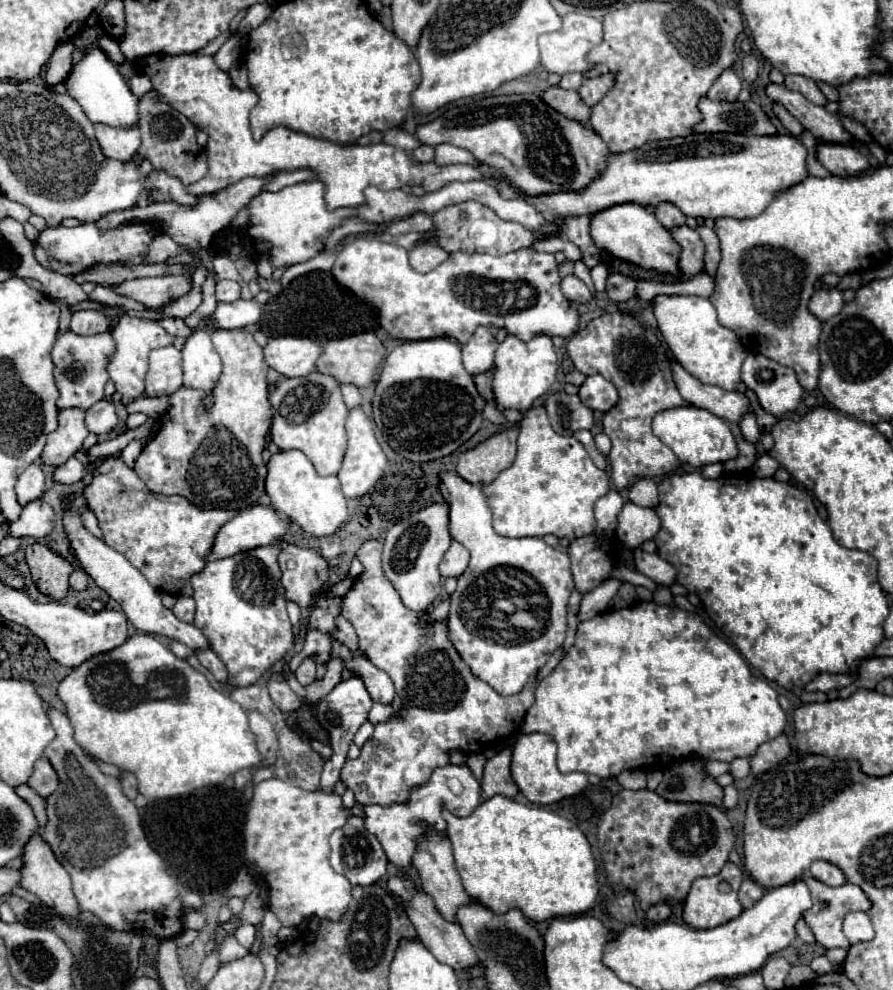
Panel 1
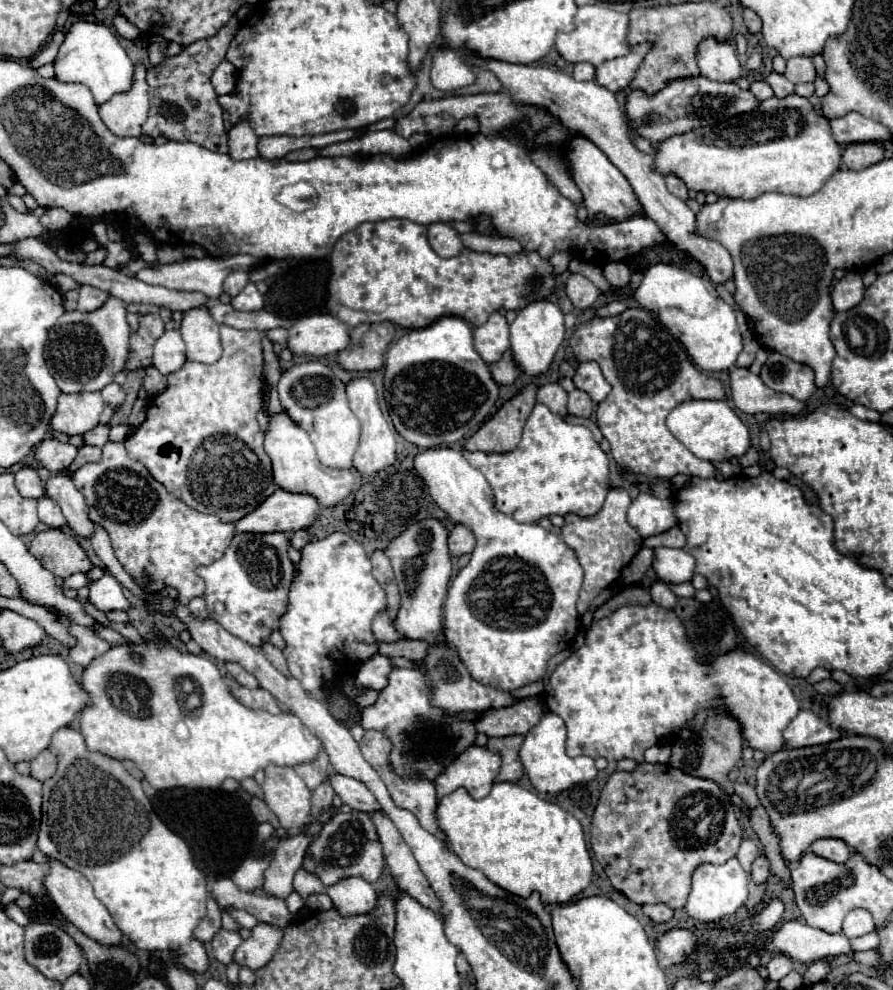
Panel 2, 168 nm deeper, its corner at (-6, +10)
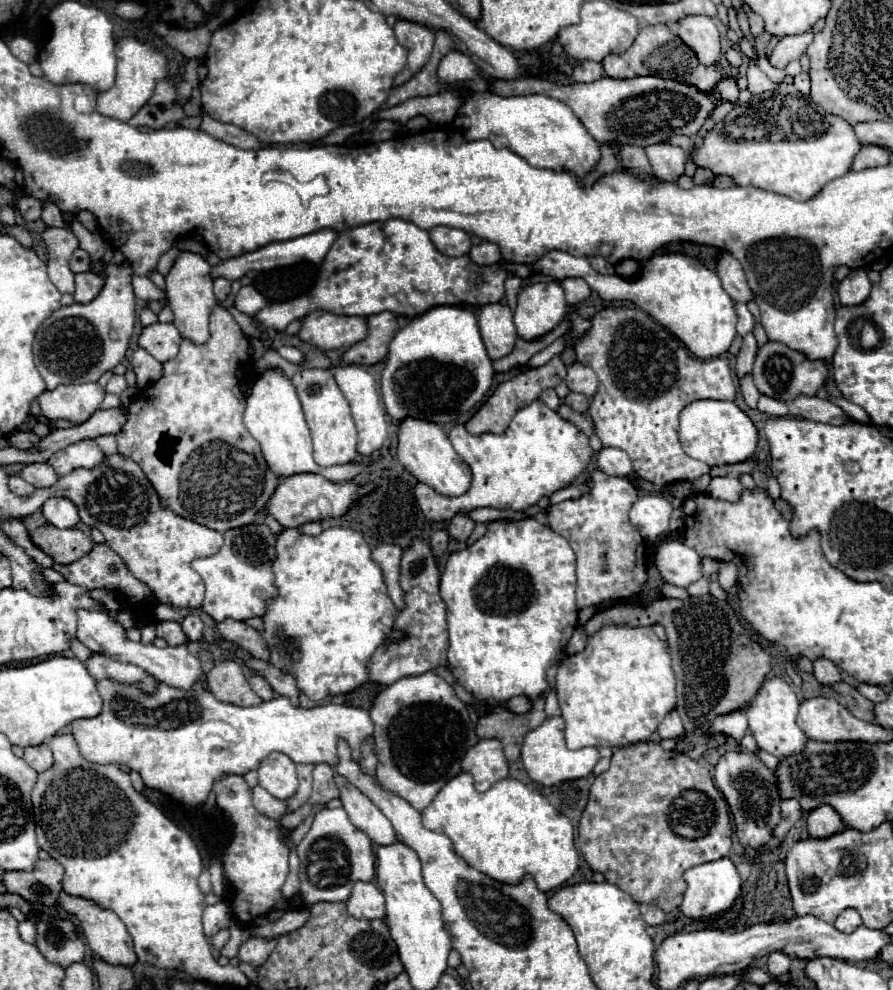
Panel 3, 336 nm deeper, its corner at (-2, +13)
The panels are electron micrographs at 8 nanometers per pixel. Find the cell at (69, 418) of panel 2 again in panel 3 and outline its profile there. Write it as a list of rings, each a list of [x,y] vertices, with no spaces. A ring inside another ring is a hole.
[[[97,382],[87,384],[61,384],[51,392],[39,394],[37,402],[41,414],[49,420],[69,420],[73,424],[85,422],[103,402],[105,390]]]

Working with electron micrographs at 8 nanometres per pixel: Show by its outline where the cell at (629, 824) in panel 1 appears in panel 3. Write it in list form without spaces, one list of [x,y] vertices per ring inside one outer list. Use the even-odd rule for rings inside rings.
[[[727,737],[726,742],[720,745],[716,749],[708,750],[700,760],[693,760],[689,758],[687,754],[679,754],[679,752],[671,752],[671,750],[663,750],[661,744],[657,742],[639,742],[639,744],[629,744],[629,746],[623,746],[623,748],[617,748],[611,756],[611,766],[607,772],[599,774],[595,778],[595,782],[591,784],[591,790],[589,790],[589,800],[587,800],[587,806],[581,814],[581,822],[579,822],[579,850],[583,854],[583,858],[587,860],[587,864],[595,870],[595,872],[601,872],[605,876],[605,880],[609,880],[611,884],[623,888],[625,892],[629,892],[633,896],[635,902],[651,902],[651,904],[657,904],[663,912],[671,912],[675,908],[679,908],[681,900],[683,900],[683,892],[685,892],[685,880],[683,880],[683,872],[691,866],[697,866],[697,864],[705,864],[705,862],[713,862],[713,860],[719,860],[723,856],[729,854],[729,848],[731,848],[731,820],[729,820],[729,814],[727,814],[727,802],[723,798],[723,794],[715,788],[713,784],[713,772],[715,765],[719,758],[725,754],[728,750],[738,751],[740,749],[739,743],[731,737]]]

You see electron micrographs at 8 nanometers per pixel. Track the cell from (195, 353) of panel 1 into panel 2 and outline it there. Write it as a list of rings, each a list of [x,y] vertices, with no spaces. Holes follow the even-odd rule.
[[[191,309],[183,315],[181,335],[187,345],[187,359],[197,363],[217,363],[221,355],[219,325],[213,321],[209,311]]]

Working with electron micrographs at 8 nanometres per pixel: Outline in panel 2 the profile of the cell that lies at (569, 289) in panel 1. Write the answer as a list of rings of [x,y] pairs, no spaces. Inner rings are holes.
[[[571,273],[571,277],[567,279],[567,285],[565,285],[565,291],[577,309],[591,307],[601,293],[595,287],[595,283],[591,283],[587,277],[583,277],[579,273]]]

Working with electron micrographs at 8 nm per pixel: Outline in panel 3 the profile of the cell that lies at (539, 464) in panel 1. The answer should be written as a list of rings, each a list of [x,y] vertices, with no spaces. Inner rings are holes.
[[[535,400],[529,406],[521,408],[513,416],[507,430],[501,434],[485,432],[471,436],[463,424],[457,424],[451,428],[449,440],[455,452],[471,468],[473,480],[471,488],[455,498],[435,494],[431,486],[421,482],[415,486],[415,500],[425,518],[433,522],[447,522],[455,514],[471,512],[475,508],[525,510],[537,504],[541,496],[551,496],[553,492],[569,484],[585,470],[595,454],[589,446],[589,438],[571,422],[561,418],[555,410],[547,408],[541,400]]]

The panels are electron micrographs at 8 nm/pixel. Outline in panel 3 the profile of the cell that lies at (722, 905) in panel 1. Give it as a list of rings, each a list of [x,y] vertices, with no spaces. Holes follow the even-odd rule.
[[[721,858],[715,862],[705,862],[705,864],[693,866],[683,874],[683,878],[687,882],[687,890],[683,896],[681,912],[689,918],[709,918],[713,914],[727,912],[733,906],[735,898],[741,894],[741,878],[737,874],[735,864],[729,858]]]

